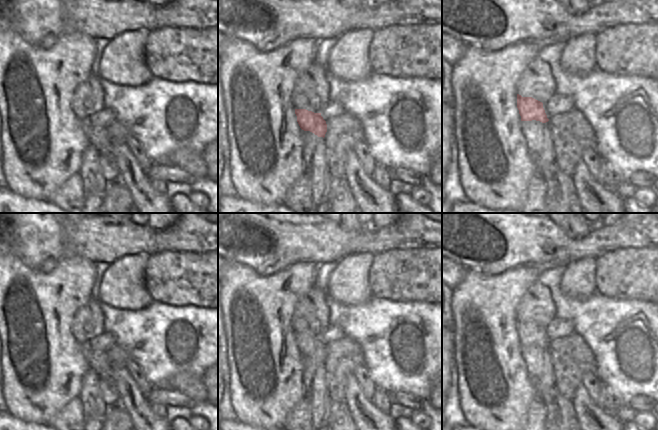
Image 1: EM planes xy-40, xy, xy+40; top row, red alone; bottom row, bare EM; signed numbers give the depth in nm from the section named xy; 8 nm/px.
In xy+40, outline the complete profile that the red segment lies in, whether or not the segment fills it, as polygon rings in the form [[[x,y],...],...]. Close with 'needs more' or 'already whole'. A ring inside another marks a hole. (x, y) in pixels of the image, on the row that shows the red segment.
[[[517,94],[517,108],[521,121],[536,120],[542,123],[549,121],[543,108],[543,103],[532,97],[522,97]]]; already whole

